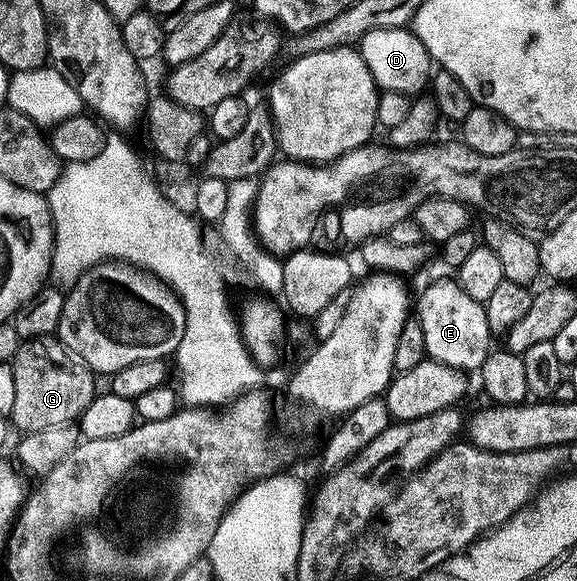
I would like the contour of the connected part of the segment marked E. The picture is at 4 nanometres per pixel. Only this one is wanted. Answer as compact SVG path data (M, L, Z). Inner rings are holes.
M457 280L434 281L419 295L418 301L416 297L416 320L420 323L420 327L424 327L424 347L429 360L438 361L441 365L447 365L453 369L478 371L492 352L492 345L490 345L492 334L486 318L486 306L483 302L472 299L458 286Z

